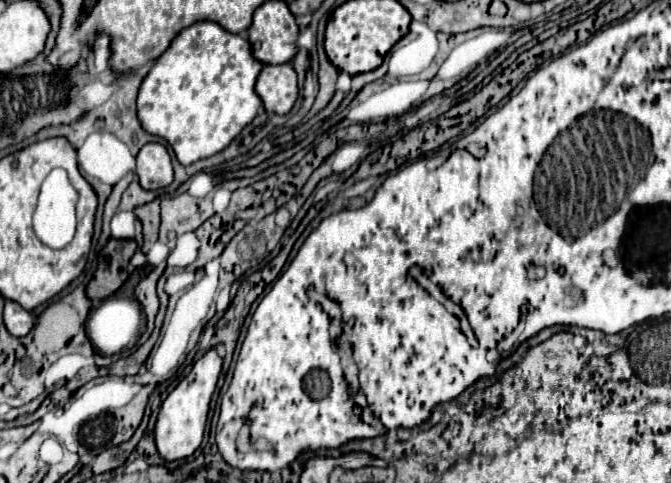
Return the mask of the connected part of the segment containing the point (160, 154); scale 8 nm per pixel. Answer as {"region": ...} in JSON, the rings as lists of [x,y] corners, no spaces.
{"region":[[[159,142],[145,144],[137,154],[137,178],[145,190],[159,190],[173,182],[173,164]]]}

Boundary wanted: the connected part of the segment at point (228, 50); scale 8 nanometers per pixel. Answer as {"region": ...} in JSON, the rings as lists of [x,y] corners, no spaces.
{"region":[[[197,22],[177,34],[171,46],[157,58],[155,66],[145,76],[137,96],[137,116],[149,134],[165,138],[181,164],[189,166],[209,158],[231,144],[233,138],[257,116],[261,98],[255,92],[255,82],[263,64],[253,58],[251,44],[239,34],[223,30],[217,22]]]}

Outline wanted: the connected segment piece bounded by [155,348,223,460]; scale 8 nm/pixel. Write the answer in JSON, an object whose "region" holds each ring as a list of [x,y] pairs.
{"region":[[[211,348],[203,358],[199,358],[195,362],[189,376],[183,378],[183,382],[161,404],[161,412],[159,412],[159,418],[155,424],[155,444],[157,444],[157,450],[163,460],[187,458],[199,448],[199,444],[203,440],[205,424],[207,424],[209,402],[215,392],[221,366],[223,366],[223,360]]]}

